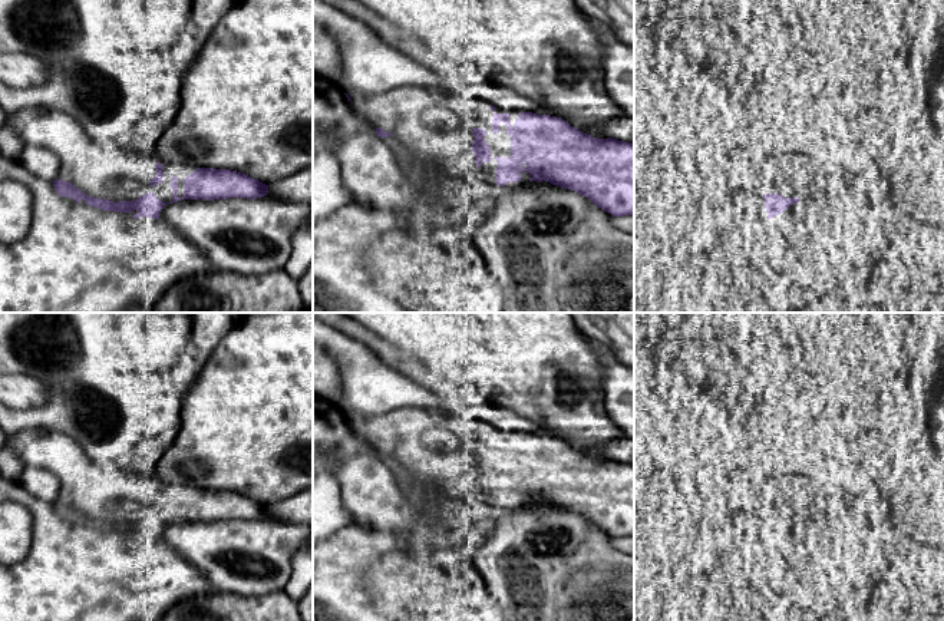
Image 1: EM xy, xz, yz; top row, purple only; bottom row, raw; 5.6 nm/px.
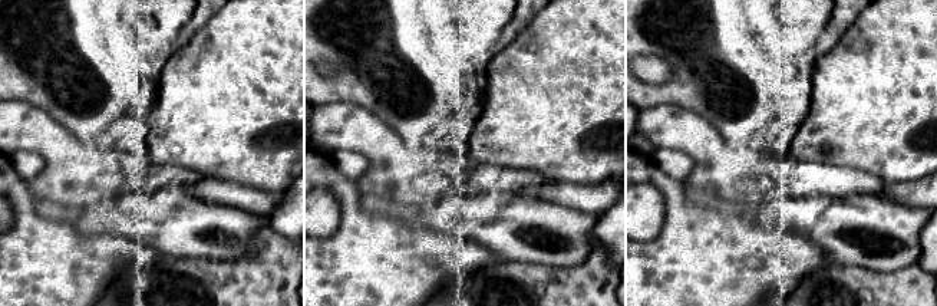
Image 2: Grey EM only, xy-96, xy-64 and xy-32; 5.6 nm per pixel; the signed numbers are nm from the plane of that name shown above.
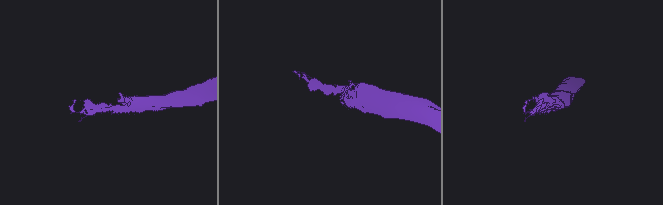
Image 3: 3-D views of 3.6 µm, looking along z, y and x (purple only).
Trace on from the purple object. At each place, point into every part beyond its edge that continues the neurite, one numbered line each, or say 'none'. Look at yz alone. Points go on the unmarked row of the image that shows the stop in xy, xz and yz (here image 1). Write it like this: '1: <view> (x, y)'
1: yz (786, 495)

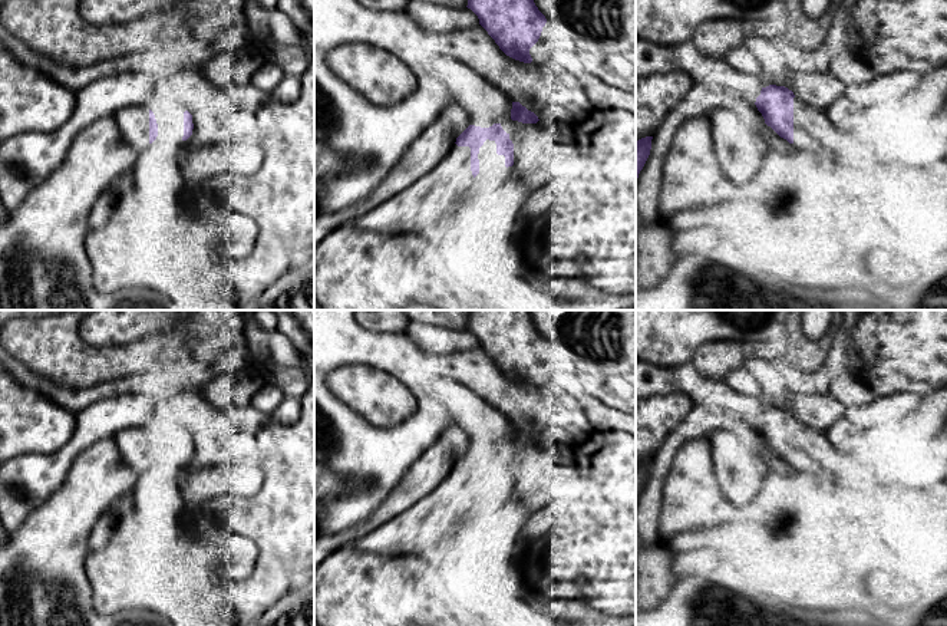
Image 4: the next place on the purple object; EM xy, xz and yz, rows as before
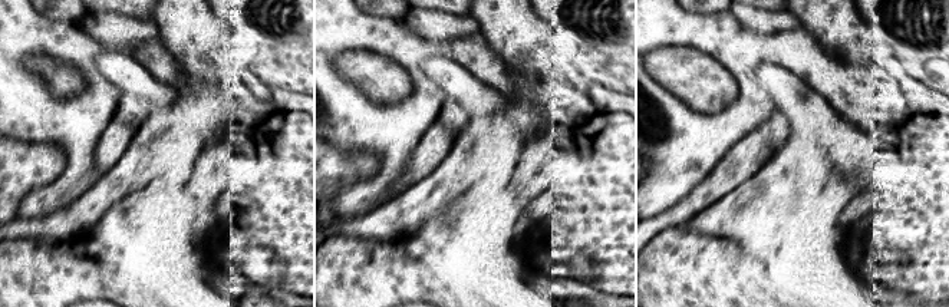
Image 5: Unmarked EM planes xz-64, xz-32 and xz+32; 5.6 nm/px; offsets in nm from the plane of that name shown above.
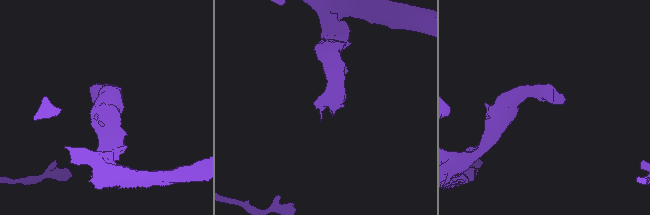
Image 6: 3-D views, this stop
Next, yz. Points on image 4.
1: yz (809, 447)

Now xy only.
1: xy (132, 444)

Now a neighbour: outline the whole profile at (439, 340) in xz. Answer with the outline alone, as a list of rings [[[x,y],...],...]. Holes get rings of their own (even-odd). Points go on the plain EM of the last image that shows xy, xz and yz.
[[[409,322],[406,333],[422,350],[433,355],[456,353],[479,347],[478,337],[468,329],[453,330]]]

